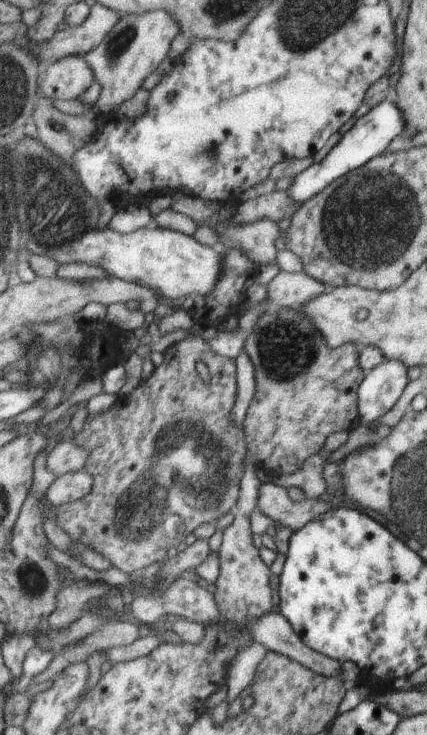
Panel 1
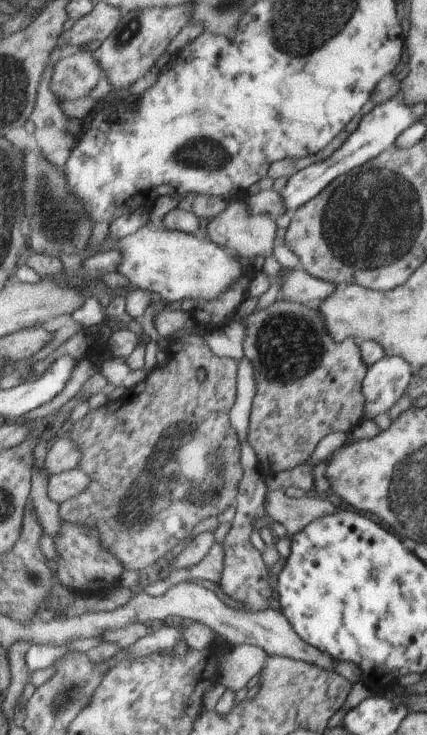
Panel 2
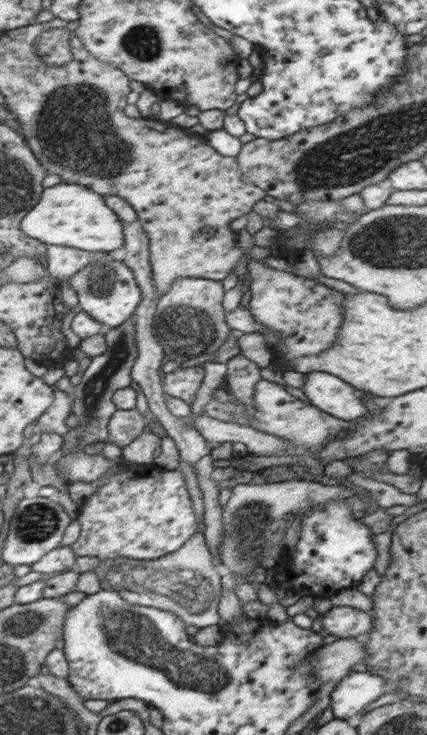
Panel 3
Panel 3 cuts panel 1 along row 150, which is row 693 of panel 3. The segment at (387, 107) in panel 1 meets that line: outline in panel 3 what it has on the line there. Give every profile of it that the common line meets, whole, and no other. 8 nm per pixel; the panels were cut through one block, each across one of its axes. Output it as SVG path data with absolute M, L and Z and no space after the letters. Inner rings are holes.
M351 672L330 690L329 706L333 718L346 719L387 692L387 680L377 673Z

